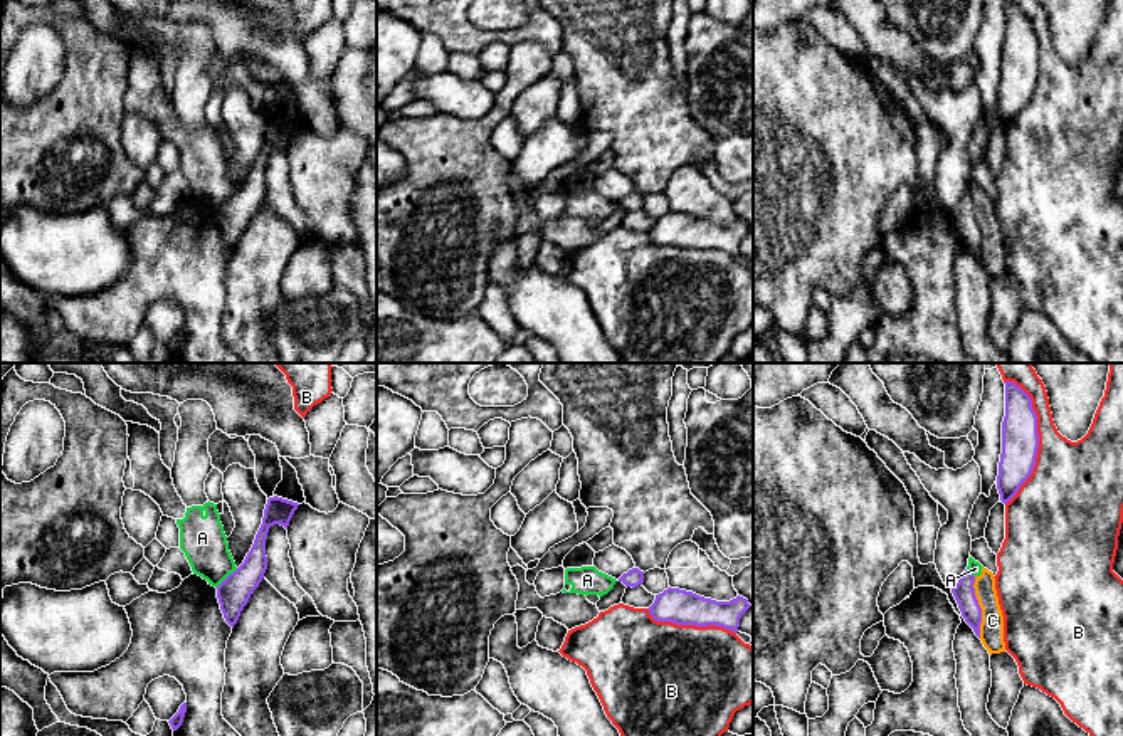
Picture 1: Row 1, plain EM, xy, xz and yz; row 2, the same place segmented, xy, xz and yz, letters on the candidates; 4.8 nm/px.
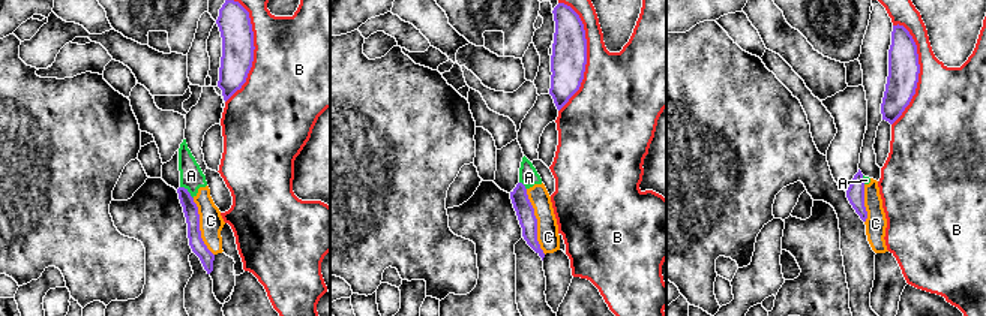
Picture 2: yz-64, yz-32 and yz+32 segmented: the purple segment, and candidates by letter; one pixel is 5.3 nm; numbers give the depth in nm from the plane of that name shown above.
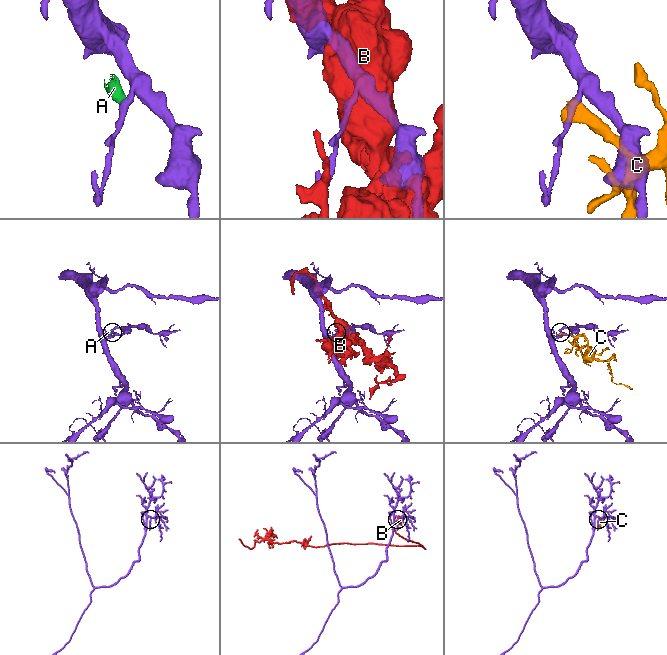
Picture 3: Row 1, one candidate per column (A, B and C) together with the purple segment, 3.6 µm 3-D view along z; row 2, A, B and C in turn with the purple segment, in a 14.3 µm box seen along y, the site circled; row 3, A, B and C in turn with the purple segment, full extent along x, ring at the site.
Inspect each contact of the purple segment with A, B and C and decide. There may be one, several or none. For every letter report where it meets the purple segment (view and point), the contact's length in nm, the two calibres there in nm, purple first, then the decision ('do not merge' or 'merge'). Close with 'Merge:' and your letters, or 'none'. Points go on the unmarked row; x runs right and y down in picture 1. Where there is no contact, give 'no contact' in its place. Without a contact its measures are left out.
A: xy (227, 200) | 140 nm | 160/220 nm | do not merge
B: yz (1038, 66) | 600 nm | 180/380 nm | do not merge
C: yz (979, 231) | 300 nm | 110/110 nm | do not merge
Merge: none

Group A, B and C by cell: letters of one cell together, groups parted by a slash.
A C / B

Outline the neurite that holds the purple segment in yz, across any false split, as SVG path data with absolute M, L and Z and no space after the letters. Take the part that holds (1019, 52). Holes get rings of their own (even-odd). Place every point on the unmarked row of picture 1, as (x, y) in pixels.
M1005 5L1005 40L997 113L1007 128L1034 94L1039 72L1037 39L1031 20L1014 5Z

